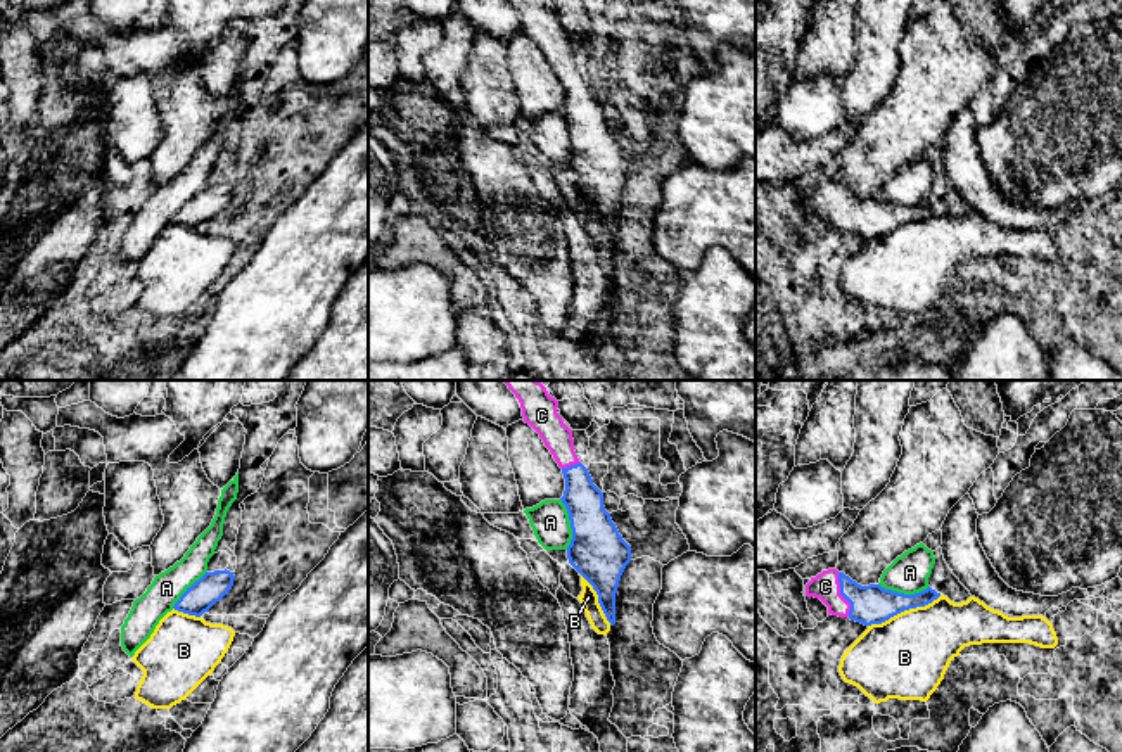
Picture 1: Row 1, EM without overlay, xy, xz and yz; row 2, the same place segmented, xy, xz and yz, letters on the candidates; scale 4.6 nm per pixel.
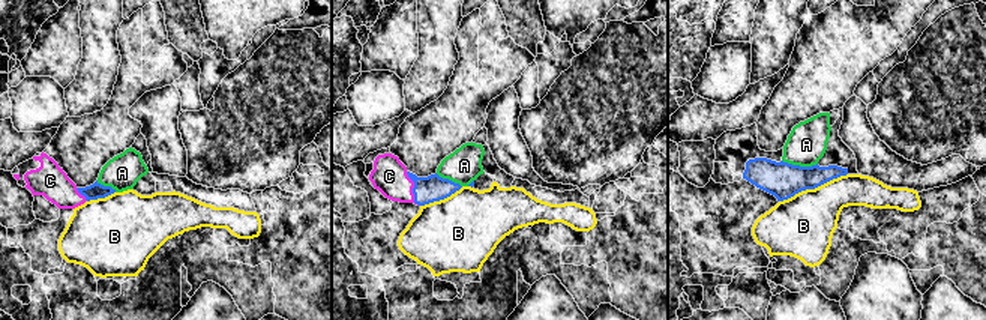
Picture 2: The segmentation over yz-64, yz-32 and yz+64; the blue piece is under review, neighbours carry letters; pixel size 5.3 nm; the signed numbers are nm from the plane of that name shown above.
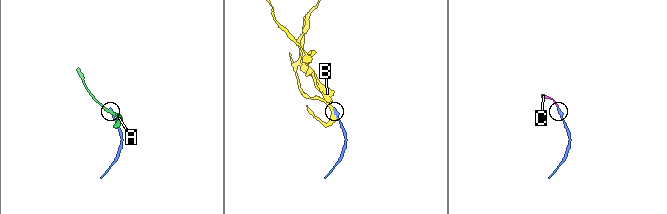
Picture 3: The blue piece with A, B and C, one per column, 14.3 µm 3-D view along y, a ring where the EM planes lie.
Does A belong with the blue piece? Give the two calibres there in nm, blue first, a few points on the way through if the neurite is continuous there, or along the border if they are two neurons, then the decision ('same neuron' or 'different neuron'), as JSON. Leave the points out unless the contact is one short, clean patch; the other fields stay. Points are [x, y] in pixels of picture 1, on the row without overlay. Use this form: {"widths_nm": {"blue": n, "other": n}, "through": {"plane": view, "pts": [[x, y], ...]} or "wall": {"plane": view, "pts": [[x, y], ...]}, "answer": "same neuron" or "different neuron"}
{"widths_nm": {"blue": 260, "other": 180}, "wall": {"plane": "xz", "pts": [[560, 111], [571, 142], [567, 161]]}, "answer": "different neuron"}

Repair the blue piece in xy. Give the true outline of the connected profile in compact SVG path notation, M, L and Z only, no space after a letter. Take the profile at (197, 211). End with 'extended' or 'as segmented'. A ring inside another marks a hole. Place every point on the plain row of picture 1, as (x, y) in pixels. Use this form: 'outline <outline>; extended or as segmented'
outline M214 183L206 185L199 194L195 194L175 216L175 223L201 230L216 214L220 214L233 199L233 185Z; as segmented

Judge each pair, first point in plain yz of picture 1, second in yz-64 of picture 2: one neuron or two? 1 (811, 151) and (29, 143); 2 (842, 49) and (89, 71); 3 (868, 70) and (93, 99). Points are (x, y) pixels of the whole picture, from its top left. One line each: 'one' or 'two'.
1: one
2: two
3: one

